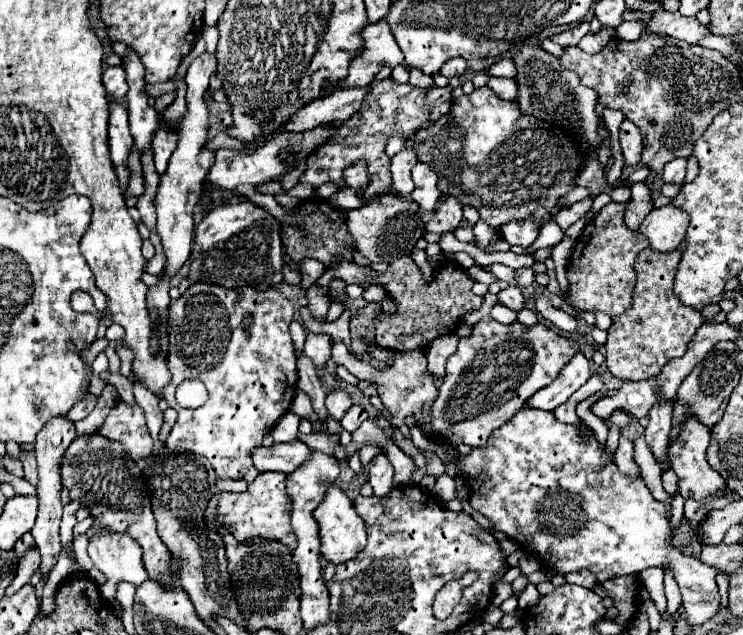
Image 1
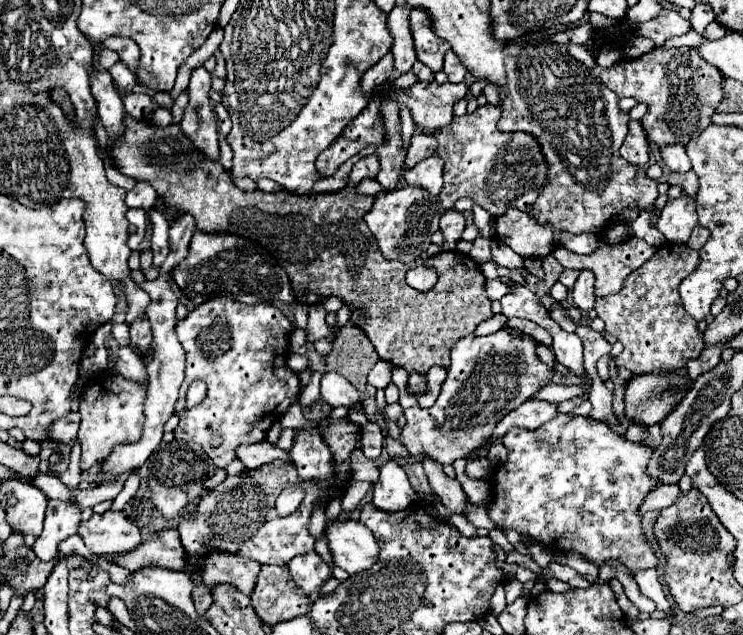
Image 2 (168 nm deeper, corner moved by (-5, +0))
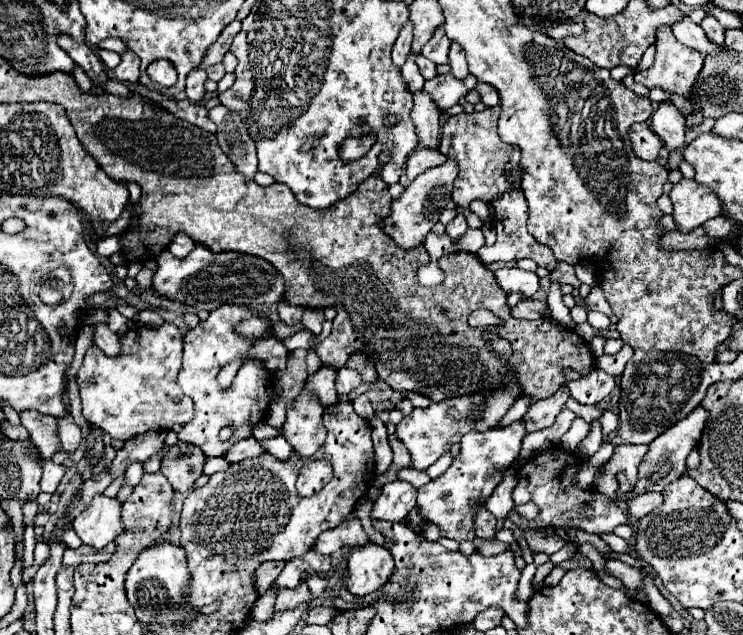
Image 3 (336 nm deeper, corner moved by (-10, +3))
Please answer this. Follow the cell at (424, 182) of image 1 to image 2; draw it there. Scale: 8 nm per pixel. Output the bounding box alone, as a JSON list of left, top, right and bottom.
[403,155,443,195]

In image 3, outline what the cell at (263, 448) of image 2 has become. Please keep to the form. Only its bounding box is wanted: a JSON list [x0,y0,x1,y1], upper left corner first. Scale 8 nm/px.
[224,438,264,464]

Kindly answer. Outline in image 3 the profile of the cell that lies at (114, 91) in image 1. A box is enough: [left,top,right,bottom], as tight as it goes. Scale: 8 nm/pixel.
[112,50,140,84]

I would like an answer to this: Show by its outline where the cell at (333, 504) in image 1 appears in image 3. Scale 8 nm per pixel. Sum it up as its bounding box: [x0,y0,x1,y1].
[346,544,394,596]

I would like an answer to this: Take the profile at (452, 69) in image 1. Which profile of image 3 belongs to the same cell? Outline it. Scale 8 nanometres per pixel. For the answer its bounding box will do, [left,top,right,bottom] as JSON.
[448,42,468,78]

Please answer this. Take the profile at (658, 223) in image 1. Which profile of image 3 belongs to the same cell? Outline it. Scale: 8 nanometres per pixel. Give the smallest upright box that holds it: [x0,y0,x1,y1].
[668,178,722,232]

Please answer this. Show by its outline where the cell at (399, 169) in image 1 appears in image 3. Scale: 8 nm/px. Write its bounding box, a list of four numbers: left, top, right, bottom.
[410,92,442,148]

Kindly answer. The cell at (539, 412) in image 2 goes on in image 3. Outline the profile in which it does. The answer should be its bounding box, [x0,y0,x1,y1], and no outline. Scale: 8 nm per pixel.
[416,422,524,542]

